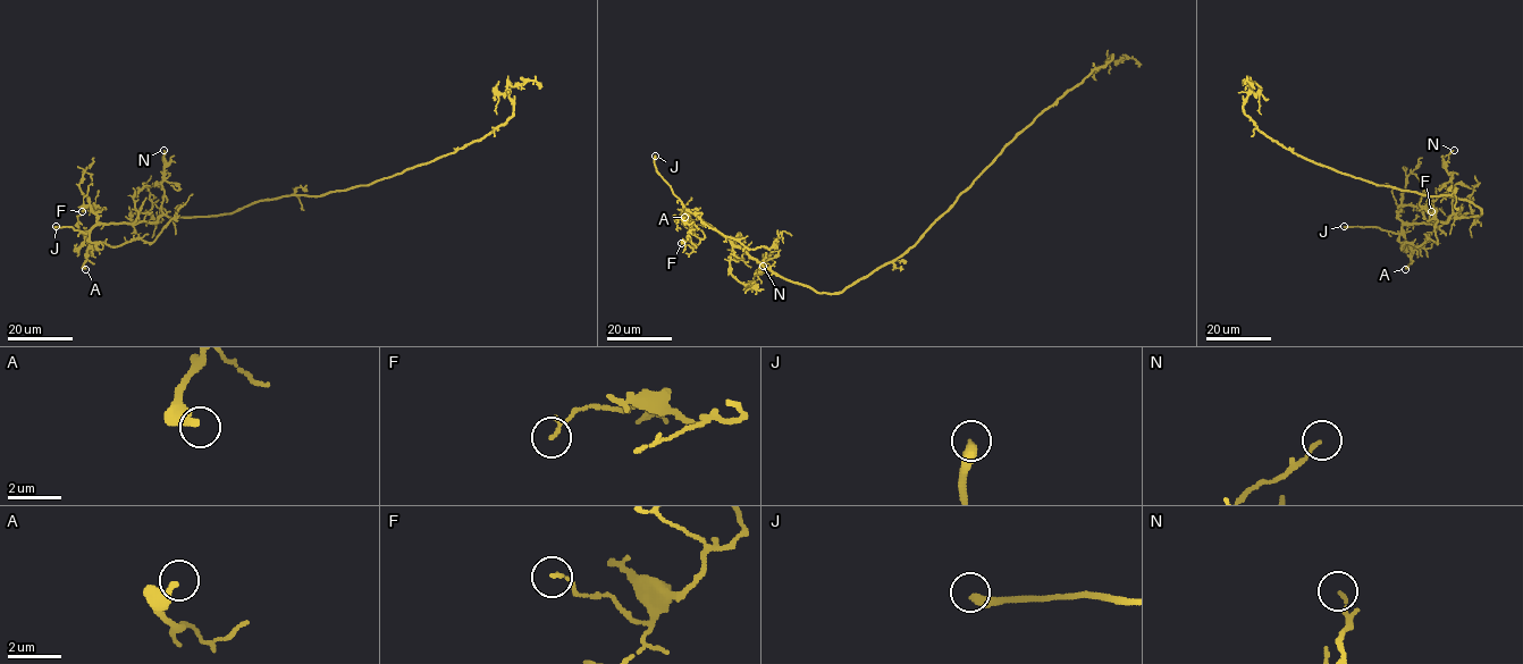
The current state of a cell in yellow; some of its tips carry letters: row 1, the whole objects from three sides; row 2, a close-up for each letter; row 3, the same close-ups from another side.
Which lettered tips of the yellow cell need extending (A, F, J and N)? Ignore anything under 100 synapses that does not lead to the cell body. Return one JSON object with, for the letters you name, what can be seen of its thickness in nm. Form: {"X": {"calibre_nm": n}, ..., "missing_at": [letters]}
{"J": {"calibre_nm": 360}, "missing_at": ["J"]}

